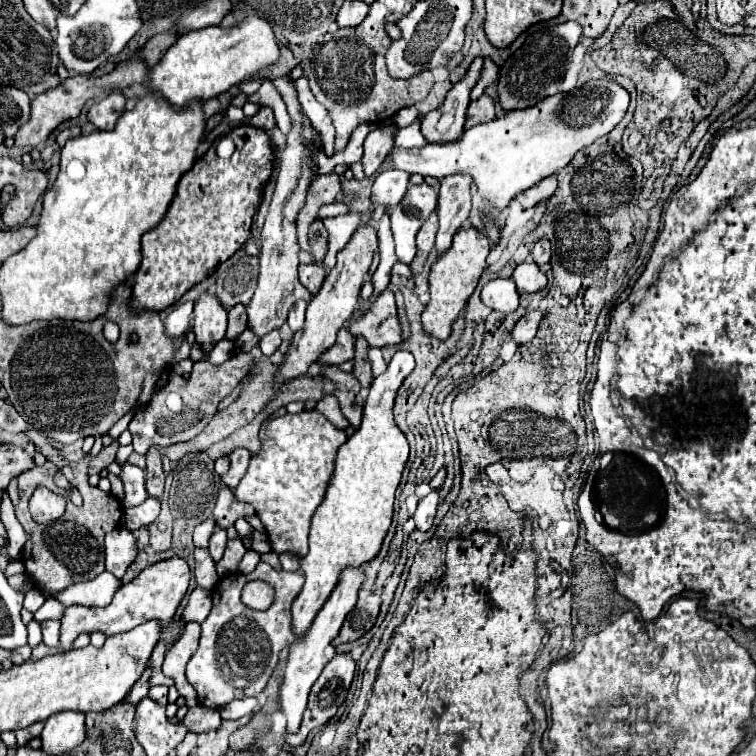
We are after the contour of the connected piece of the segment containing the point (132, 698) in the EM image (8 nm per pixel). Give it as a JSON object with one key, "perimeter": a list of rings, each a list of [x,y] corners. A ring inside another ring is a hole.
{"perimeter":[[[147,667],[147,671],[141,675],[141,679],[133,685],[133,689],[131,689],[129,695],[127,695],[127,701],[129,701],[131,705],[139,703],[139,701],[147,695],[147,691],[149,691],[149,679],[151,679],[151,669]]]}

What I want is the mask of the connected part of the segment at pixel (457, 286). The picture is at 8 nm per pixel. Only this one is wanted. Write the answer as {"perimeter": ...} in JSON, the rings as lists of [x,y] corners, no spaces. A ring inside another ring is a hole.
{"perimeter":[[[475,227],[471,229],[459,229],[453,245],[437,257],[437,261],[431,267],[429,273],[429,291],[431,291],[431,301],[427,309],[423,311],[423,327],[427,333],[431,333],[437,339],[447,339],[451,333],[453,321],[459,317],[459,313],[465,309],[467,299],[473,295],[477,281],[485,269],[485,259],[489,255],[489,239]]]}

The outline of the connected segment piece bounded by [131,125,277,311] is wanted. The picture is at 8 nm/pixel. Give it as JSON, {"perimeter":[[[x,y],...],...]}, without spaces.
{"perimeter":[[[239,125],[229,131],[229,137],[235,141],[237,149],[231,159],[221,159],[215,153],[215,145],[199,157],[191,171],[187,171],[177,187],[177,195],[165,215],[165,219],[143,235],[143,261],[135,273],[133,285],[133,309],[153,309],[163,311],[177,303],[193,285],[207,279],[223,261],[227,261],[251,235],[251,223],[261,205],[263,187],[269,183],[275,169],[275,151],[265,129],[253,125]]]}

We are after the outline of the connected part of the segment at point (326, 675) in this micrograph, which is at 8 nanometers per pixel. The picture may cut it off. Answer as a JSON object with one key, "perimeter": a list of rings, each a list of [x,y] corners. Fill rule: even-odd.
{"perimeter":[[[335,655],[321,677],[313,683],[309,703],[301,721],[301,727],[295,735],[285,735],[285,743],[291,747],[299,747],[305,743],[309,731],[323,727],[331,721],[347,697],[349,685],[355,675],[355,661],[349,655]]]}

